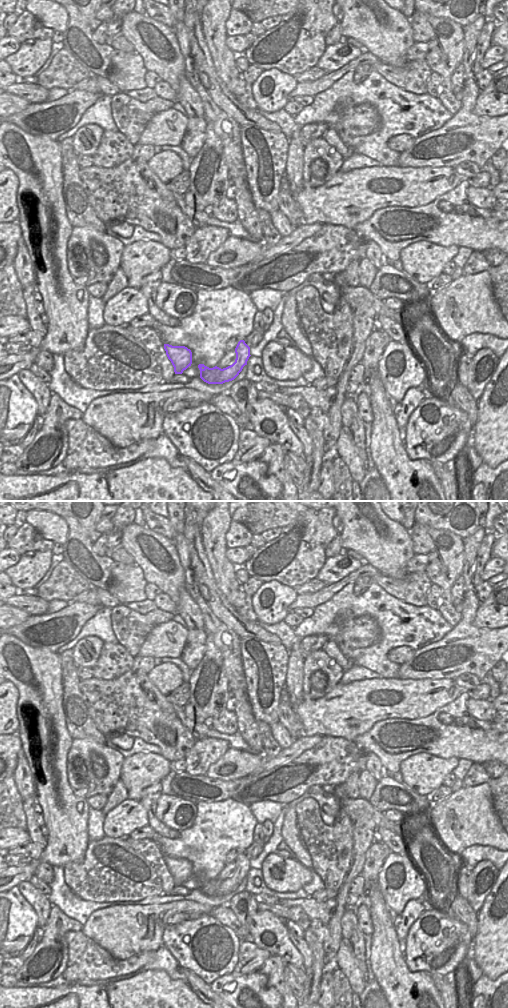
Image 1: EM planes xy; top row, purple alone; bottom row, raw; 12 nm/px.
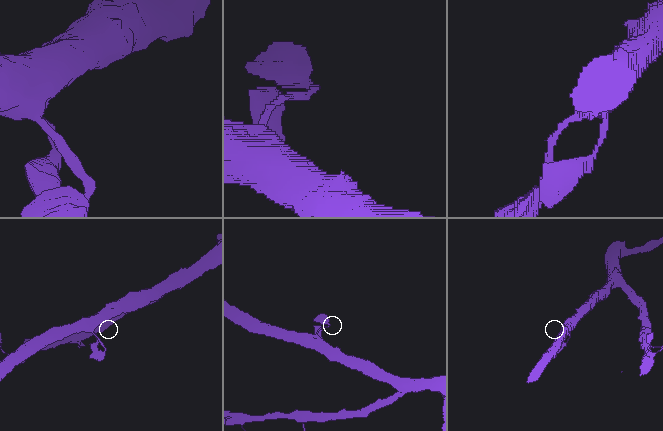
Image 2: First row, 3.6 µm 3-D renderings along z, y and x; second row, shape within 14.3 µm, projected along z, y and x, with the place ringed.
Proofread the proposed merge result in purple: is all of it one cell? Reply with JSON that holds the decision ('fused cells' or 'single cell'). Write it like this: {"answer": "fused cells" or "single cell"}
{"answer": "single cell"}

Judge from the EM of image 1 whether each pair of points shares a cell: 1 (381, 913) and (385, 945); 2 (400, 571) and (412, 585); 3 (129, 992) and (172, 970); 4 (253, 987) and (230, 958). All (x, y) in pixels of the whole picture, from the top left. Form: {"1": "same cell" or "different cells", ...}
{"1": "same cell", "2": "different cells", "3": "different cells", "4": "different cells"}

